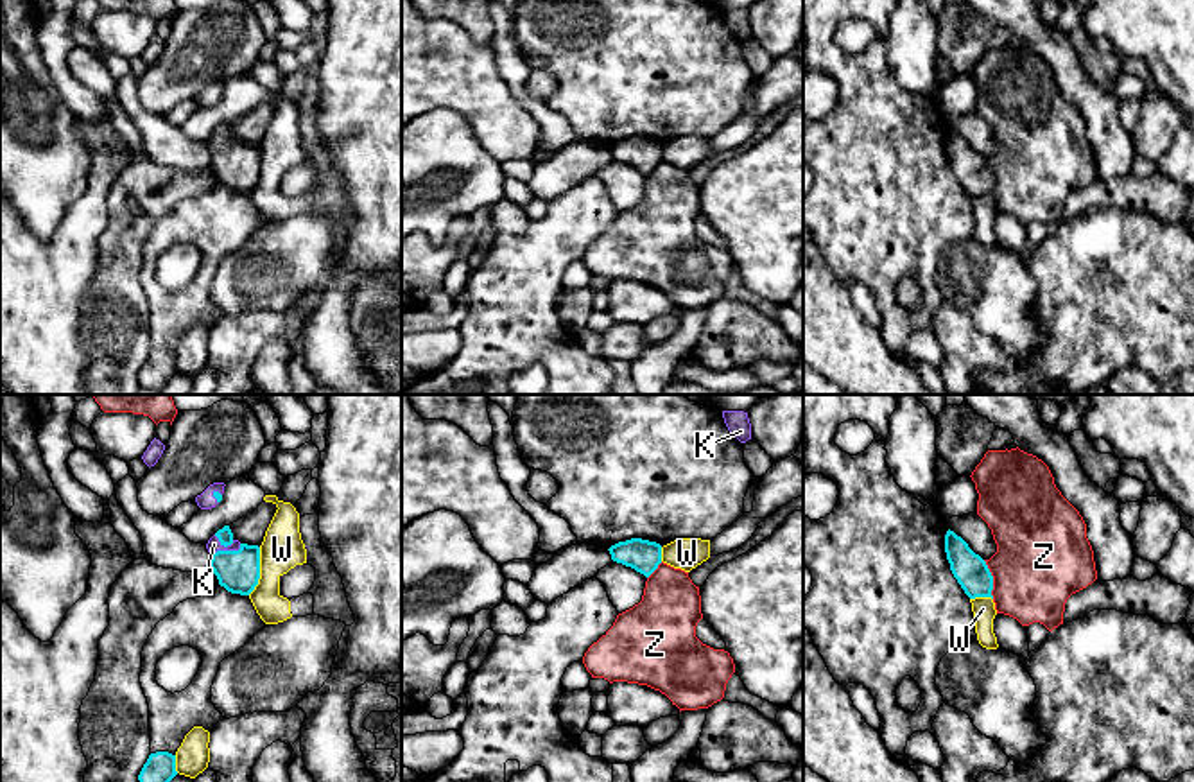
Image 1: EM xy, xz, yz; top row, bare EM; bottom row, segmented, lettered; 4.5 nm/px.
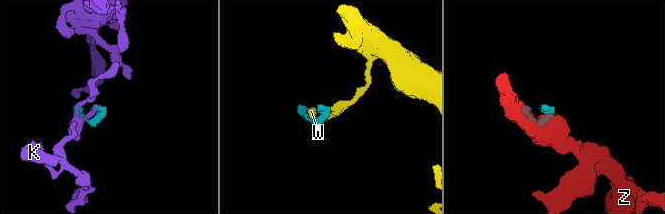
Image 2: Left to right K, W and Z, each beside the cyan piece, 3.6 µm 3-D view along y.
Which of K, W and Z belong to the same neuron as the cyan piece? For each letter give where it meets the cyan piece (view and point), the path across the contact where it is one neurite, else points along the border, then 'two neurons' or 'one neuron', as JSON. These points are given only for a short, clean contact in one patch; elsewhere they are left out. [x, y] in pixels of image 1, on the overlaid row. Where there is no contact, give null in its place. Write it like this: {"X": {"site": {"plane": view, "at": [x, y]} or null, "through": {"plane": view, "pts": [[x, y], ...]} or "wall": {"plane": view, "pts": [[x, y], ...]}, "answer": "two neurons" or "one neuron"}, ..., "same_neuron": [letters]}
{"K": {"site": {"plane": "xy", "at": [226, 551]}, "through": {"plane": "xy", "pts": [[237, 571], [226, 551], [214, 544]]}, "answer": "one neuron"}, "W": {"site": {"plane": "xy", "at": [259, 571]}, "answer": "two neurons"}, "Z": {"site": {"plane": "yz", "at": [992, 580]}, "wall": {"plane": "yz", "pts": [[983, 560], [992, 576], [994, 598]]}, "answer": "two neurons"}, "same_neuron": ["K"]}

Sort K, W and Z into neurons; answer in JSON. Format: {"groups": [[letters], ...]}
{"groups": [["K"], ["W"], ["Z"]]}

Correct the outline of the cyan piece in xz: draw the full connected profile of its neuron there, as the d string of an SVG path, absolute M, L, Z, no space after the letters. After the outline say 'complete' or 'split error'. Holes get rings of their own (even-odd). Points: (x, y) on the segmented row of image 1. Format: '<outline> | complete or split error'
M631 538L610 549L611 560L649 578L662 563L662 545L656 542Z | complete

